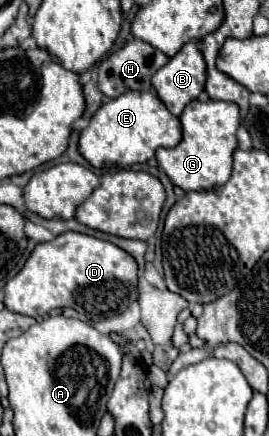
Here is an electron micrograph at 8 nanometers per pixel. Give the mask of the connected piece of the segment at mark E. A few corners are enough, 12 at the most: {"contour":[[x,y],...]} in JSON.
{"contour":[[154,92],[102,104],[78,152],[118,168],[182,140],[180,120]]}

